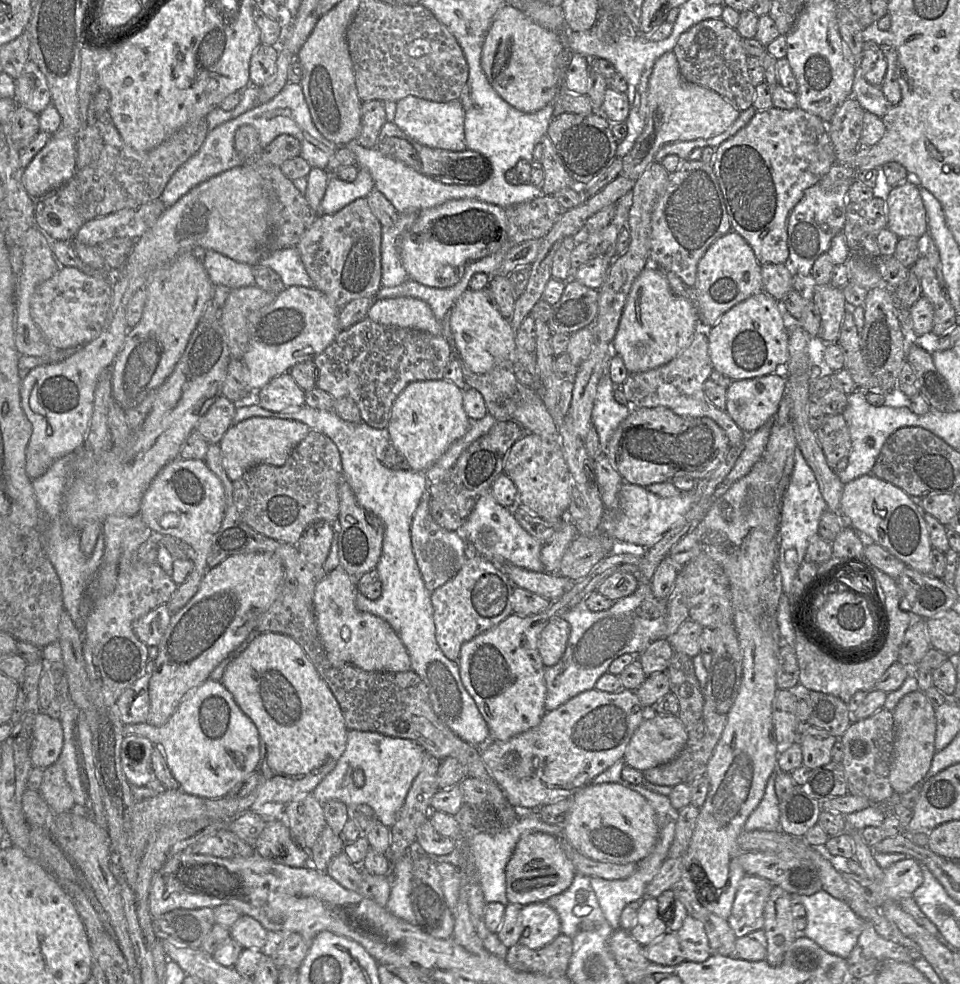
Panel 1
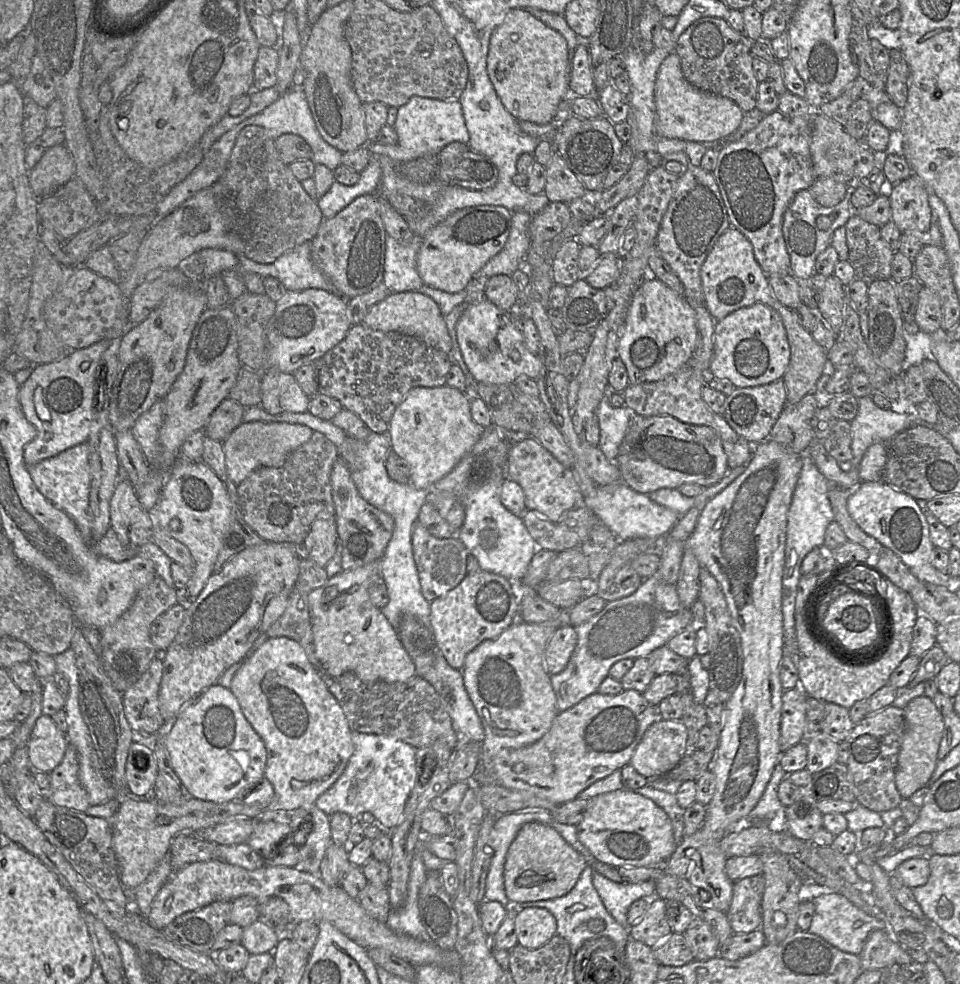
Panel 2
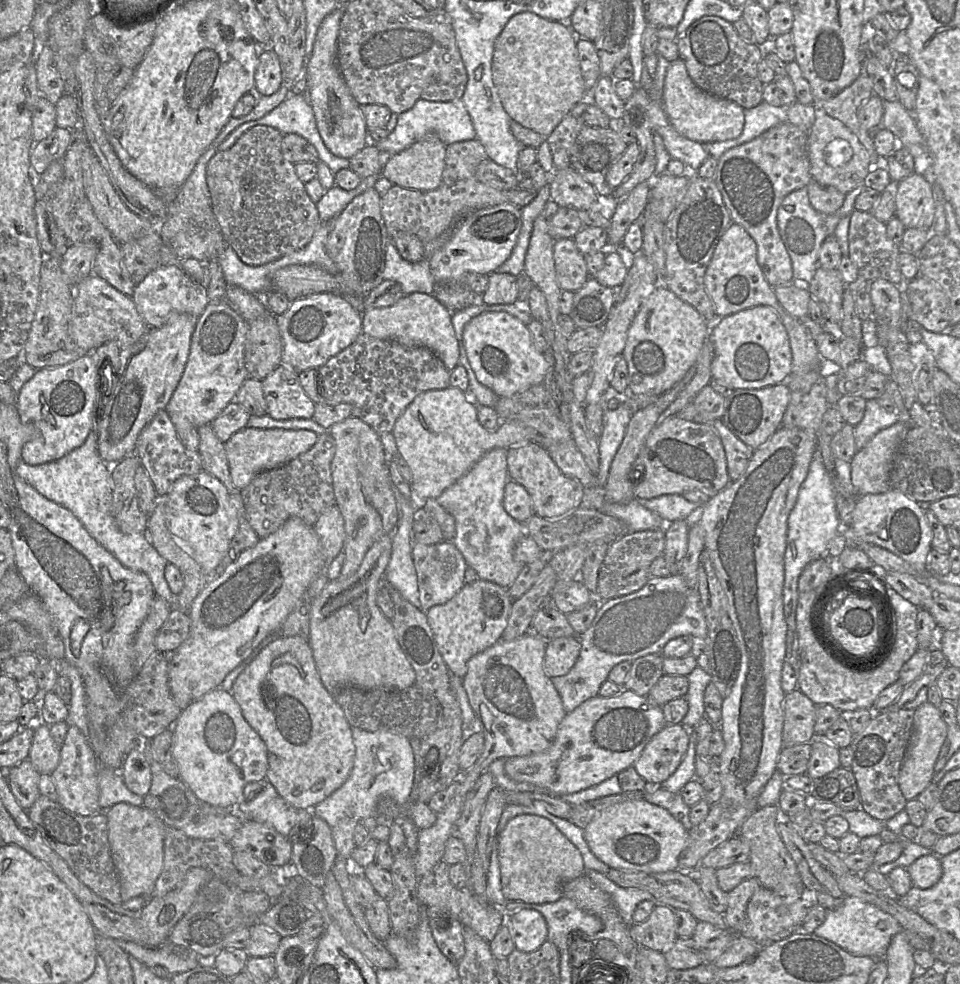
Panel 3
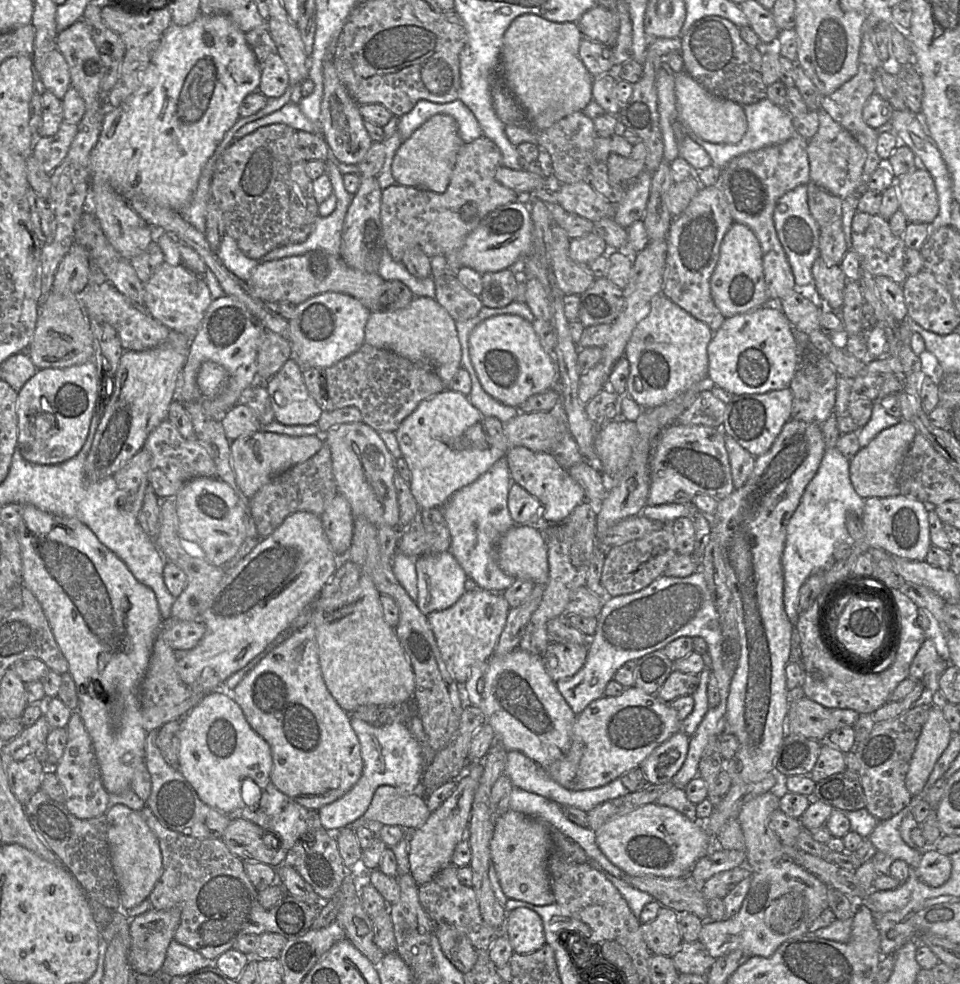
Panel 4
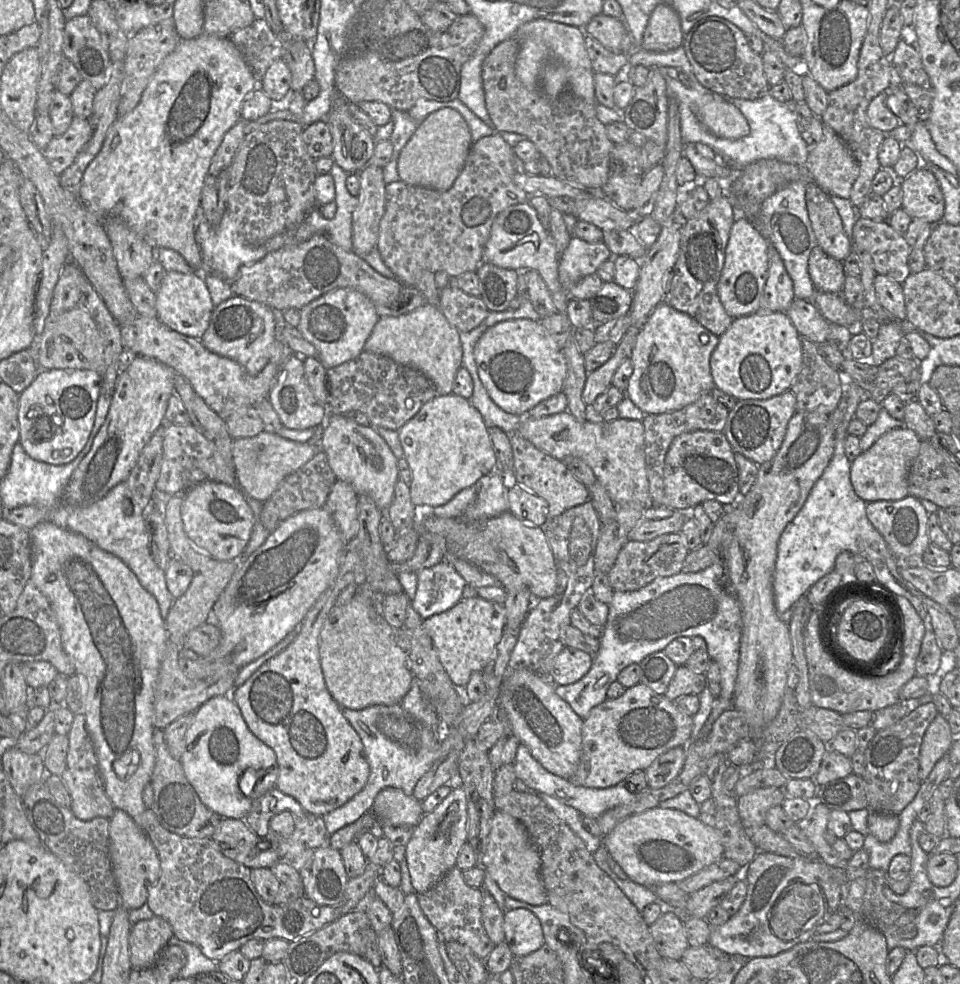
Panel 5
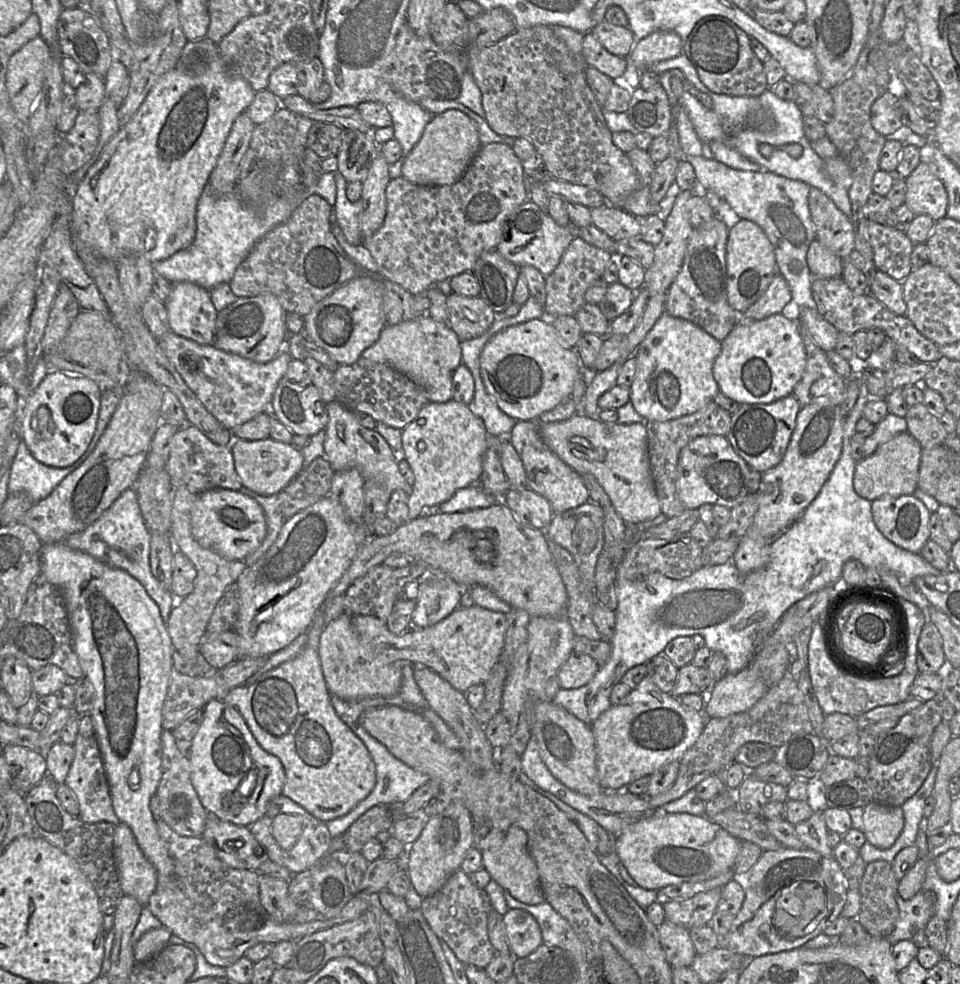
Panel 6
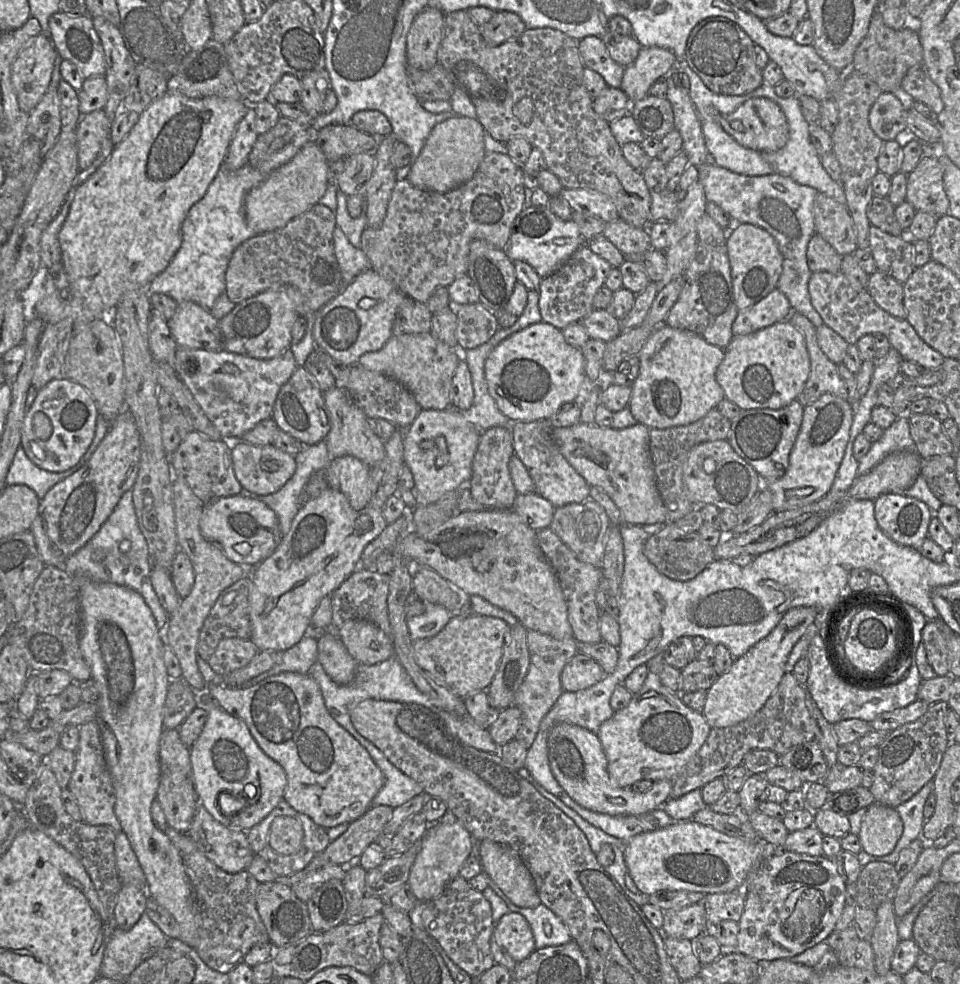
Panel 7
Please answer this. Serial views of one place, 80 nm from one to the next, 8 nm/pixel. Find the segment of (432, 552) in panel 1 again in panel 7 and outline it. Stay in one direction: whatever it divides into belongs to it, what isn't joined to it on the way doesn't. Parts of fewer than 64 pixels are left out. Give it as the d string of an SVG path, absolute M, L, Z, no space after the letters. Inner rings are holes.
M427 603L426 610L419 616L407 619L407 627L411 640L431 638L437 635L451 620L454 613L441 605Z

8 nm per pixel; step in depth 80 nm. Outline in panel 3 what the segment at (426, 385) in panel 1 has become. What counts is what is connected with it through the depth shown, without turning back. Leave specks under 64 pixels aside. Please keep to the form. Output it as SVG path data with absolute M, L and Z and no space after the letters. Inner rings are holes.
M450 386L418 394L398 417L391 432L399 454L411 470L411 488L414 496L425 501L430 498L436 500L490 450L495 448L508 450L518 444L533 442L528 437L526 428L516 422L503 422L496 432L487 431L480 424L477 417L477 406L468 393L463 393L460 389Z

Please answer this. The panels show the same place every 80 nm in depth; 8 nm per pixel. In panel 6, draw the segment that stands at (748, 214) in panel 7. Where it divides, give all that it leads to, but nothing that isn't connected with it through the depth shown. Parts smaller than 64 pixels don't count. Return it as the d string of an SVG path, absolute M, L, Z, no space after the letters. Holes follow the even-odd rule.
M684 154L683 159L693 166L698 187L715 192L736 216L751 220L764 230L774 247L778 273L786 279L789 285L794 308L806 306L816 309L816 303L811 291L812 279L814 277L809 270L806 260L809 245L816 238L815 227L808 206L808 194L811 186L801 180L790 179L767 170L749 171L734 169L714 158Z

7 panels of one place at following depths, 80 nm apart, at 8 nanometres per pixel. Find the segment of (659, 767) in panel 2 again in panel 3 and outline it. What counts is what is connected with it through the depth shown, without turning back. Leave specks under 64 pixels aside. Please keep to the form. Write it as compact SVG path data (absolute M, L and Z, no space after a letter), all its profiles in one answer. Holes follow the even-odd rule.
M666 724L647 743L632 767L649 787L657 787L678 768L689 741L689 729L682 724Z

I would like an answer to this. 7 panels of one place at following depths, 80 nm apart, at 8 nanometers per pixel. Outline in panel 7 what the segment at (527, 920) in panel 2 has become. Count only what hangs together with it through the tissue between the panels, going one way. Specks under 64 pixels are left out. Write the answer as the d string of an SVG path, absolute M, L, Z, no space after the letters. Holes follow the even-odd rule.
M510 911L503 915L494 925L494 936L517 963L536 950L531 927L520 913Z

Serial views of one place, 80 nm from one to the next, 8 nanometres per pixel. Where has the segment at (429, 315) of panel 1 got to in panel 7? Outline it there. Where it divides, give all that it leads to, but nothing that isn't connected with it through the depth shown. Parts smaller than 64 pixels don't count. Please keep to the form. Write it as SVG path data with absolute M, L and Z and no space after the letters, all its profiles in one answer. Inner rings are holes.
M431 332L392 335L377 351L363 354L358 363L371 371L396 379L414 396L422 409L444 410L451 406L452 379L459 350L436 339Z

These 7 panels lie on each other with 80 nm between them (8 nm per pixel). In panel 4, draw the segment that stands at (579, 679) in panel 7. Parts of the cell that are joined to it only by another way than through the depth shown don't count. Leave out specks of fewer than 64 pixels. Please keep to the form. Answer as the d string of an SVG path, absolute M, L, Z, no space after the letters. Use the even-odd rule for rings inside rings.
M550 643L543 655L543 666L550 678L557 682L574 676L584 666L587 653L587 645Z

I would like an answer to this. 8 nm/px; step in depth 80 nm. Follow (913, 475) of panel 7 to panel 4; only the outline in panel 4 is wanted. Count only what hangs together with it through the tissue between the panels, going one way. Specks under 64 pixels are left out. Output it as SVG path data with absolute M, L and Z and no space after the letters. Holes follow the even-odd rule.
M904 419L878 433L850 461L849 474L856 493L864 500L870 497L893 497L900 493L898 475L902 461L917 434L915 426Z

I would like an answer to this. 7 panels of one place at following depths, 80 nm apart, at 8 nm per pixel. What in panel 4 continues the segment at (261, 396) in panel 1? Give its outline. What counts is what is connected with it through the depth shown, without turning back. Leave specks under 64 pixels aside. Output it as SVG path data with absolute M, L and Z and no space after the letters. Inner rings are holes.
M290 358L265 383L275 420L281 424L316 424L322 414L322 408L307 390L302 372L300 365Z

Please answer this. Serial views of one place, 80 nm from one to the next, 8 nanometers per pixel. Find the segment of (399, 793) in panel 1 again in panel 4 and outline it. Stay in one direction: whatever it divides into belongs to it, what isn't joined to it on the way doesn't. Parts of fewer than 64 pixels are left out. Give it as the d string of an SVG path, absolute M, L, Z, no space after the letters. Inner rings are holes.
M352 716L350 724L360 743L363 771L360 779L345 795L318 810L322 827L332 833L349 827L363 816L380 786L392 786L411 795L421 791L424 774L421 746L406 725L392 723L374 727Z

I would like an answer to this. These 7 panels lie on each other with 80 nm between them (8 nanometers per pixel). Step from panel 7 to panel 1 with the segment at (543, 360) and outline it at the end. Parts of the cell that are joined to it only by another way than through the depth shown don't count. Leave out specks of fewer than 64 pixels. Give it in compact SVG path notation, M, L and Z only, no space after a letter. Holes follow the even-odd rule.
M488 286L481 290L468 288L464 291L449 311L449 318L457 352L472 372L484 374L509 360L522 363L534 375L535 354L517 348L516 330L500 313Z

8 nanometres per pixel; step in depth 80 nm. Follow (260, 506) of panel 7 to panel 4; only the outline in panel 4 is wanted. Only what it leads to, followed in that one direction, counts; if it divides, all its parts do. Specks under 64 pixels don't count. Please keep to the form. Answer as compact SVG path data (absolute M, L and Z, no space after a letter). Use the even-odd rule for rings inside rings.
M200 477L187 482L176 494L176 512L179 520L178 532L181 539L196 543L203 550L205 560L222 567L232 559L246 536L246 507L233 489L218 477Z

